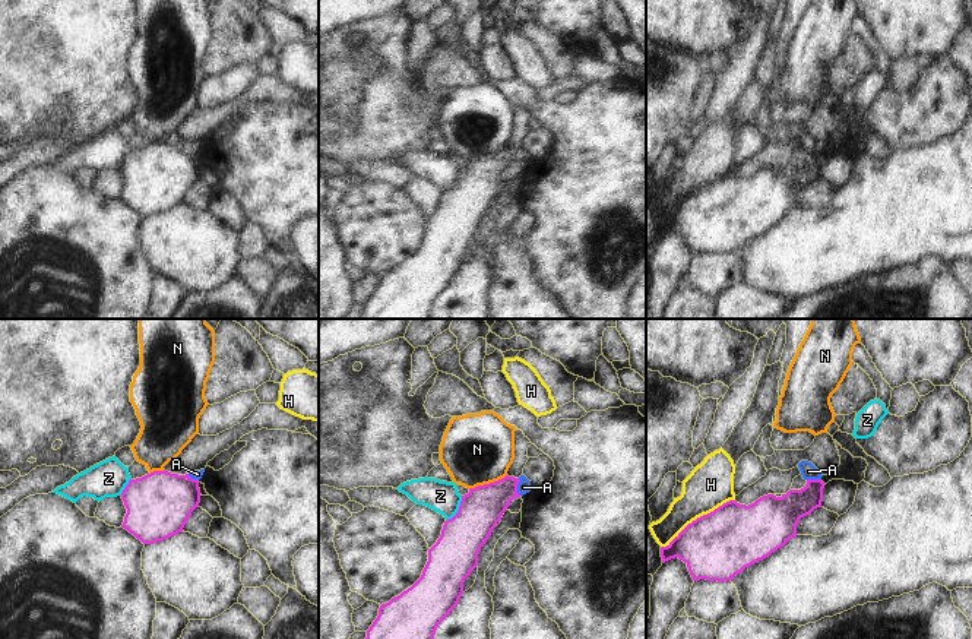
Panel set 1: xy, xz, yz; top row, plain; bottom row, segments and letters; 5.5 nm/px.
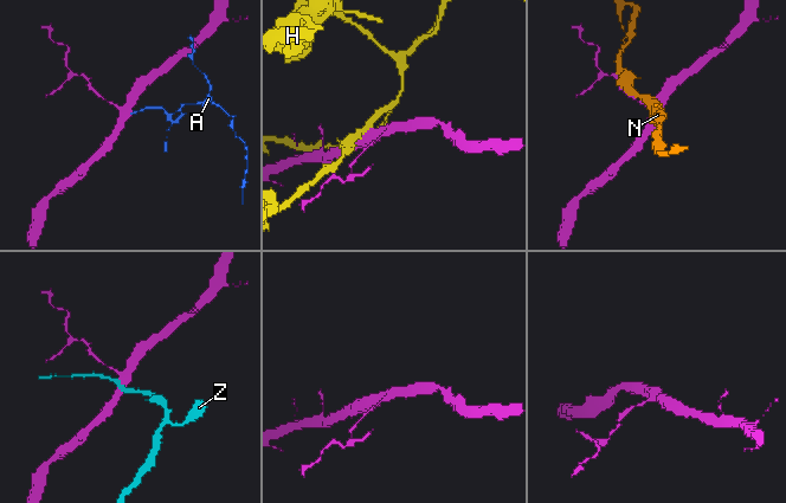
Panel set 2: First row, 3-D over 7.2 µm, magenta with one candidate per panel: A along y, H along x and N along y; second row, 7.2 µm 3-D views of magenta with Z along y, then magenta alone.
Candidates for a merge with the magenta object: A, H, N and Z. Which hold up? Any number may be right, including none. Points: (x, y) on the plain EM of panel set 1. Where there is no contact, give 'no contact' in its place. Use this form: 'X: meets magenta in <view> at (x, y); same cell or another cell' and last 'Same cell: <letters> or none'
A: meets magenta in xz at (516, 160); same cell
H: meets magenta in yz at (697, 190); another cell
N: meets magenta in xz at (487, 157); another cell
Z: meets magenta in xz at (459, 182); another cell
Same cell: A

